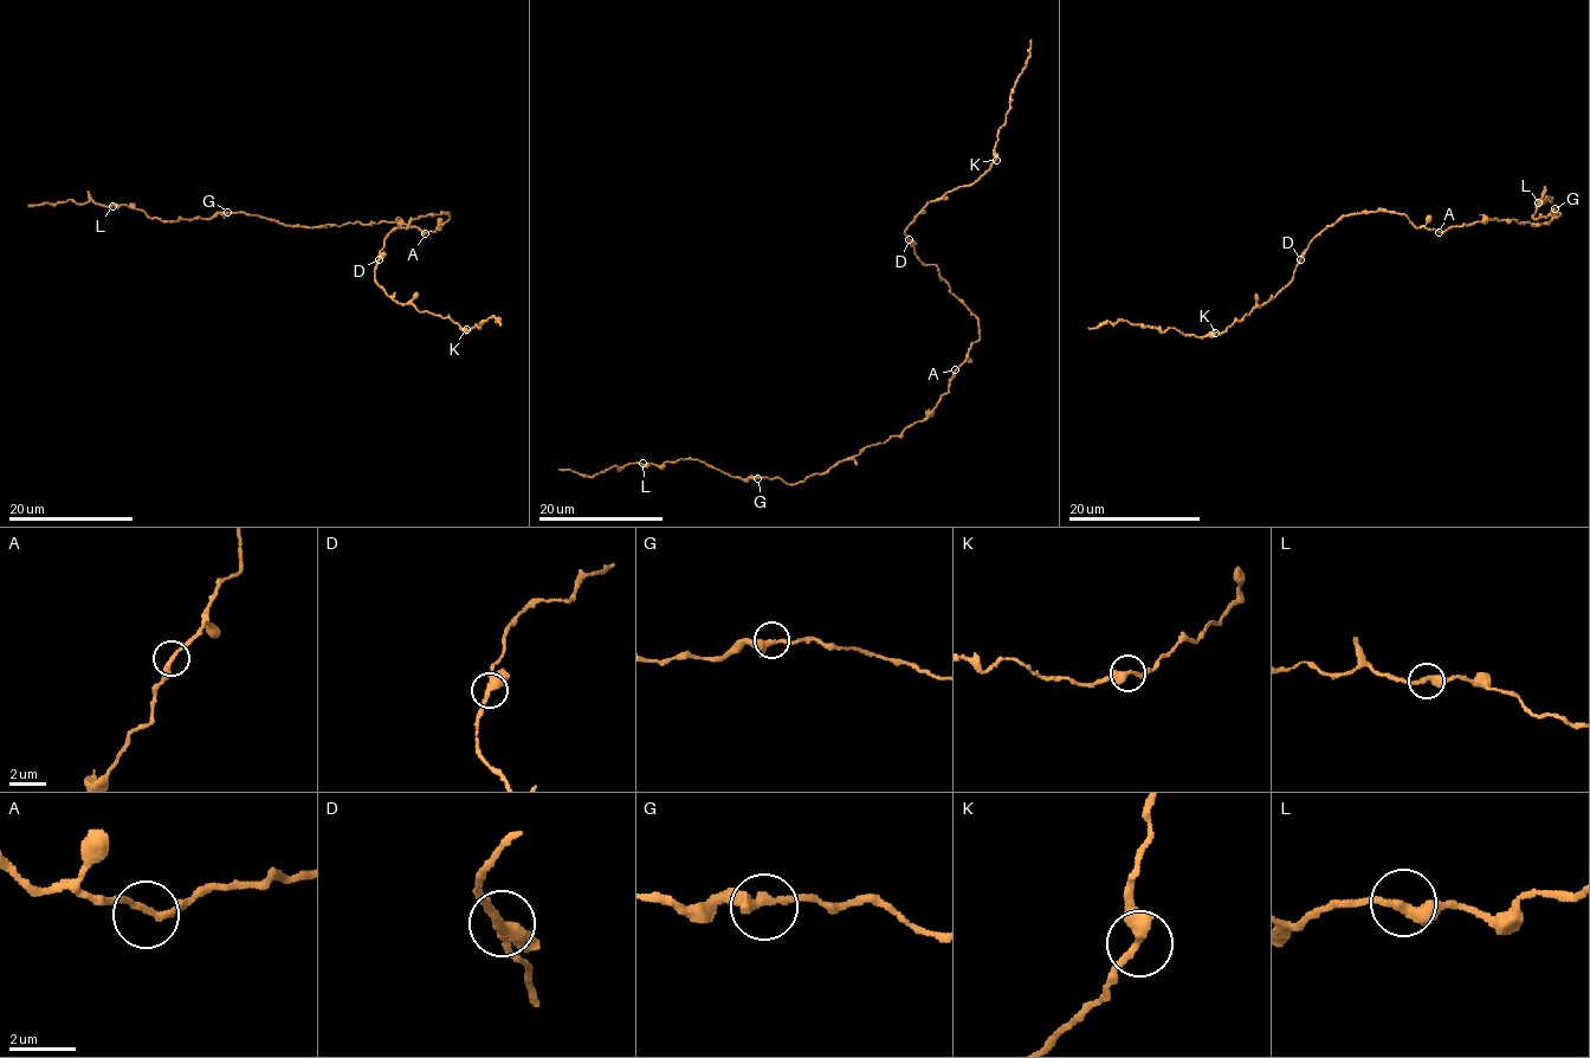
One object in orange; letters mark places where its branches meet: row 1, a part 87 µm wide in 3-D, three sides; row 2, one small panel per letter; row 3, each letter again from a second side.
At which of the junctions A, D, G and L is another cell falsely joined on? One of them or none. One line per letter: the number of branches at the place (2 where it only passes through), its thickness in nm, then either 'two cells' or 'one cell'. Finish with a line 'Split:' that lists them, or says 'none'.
A: branches 2; calibre 200 nm; one cell
D: branches 2; calibre 320 nm; one cell
G: branches 2; calibre 360 nm; one cell
L: branches 2; calibre 320 nm; one cell
Split: none

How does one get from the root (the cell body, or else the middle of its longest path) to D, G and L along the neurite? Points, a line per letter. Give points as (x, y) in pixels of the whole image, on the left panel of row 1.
D: (427, 232), (439, 230), (448, 215), (422, 215), (407, 227), (394, 227), (385, 238), (383, 255), (379, 259)
G: (427, 232), (395, 221), (304, 227), (227, 212)
L: (427, 232), (395, 221), (304, 227), (241, 212), (162, 221), (131, 206), (112, 206)

